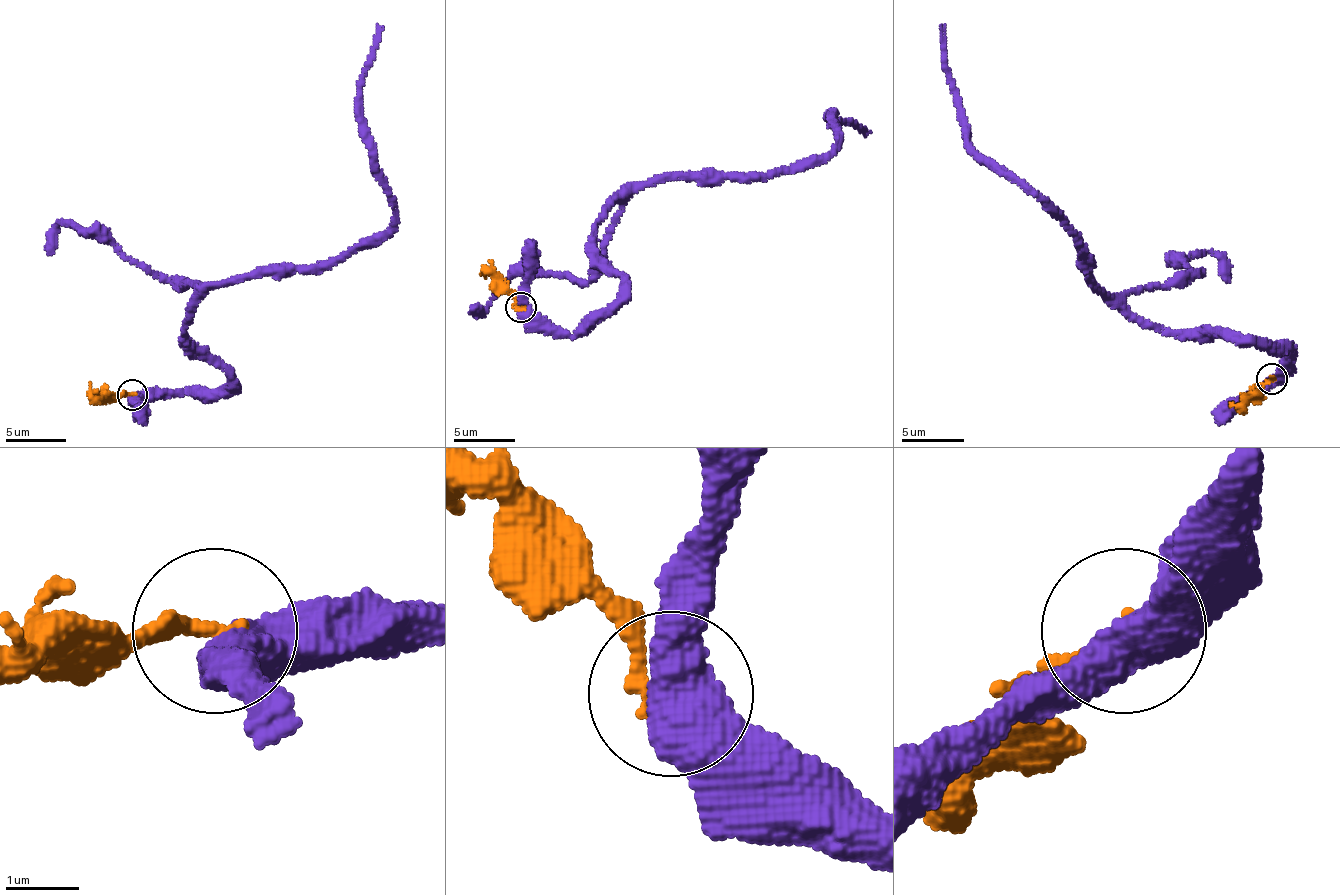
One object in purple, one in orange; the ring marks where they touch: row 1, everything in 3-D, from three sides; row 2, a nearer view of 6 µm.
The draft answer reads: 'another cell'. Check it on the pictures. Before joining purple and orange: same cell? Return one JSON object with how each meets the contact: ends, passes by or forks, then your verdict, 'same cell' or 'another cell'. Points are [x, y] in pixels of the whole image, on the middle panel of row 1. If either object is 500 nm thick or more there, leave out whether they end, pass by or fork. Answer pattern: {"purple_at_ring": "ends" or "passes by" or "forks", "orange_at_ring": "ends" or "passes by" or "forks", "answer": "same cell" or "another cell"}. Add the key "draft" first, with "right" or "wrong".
{"draft": "right", "answer": "another cell"}

